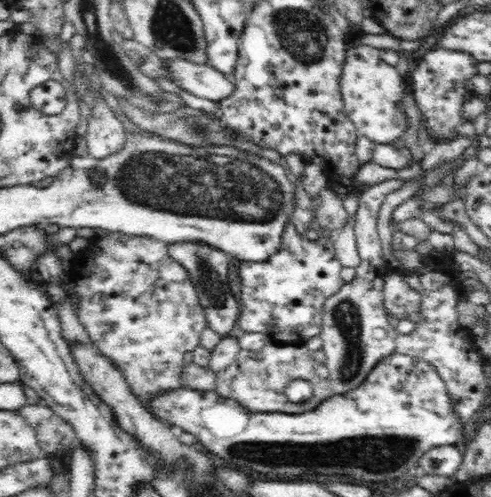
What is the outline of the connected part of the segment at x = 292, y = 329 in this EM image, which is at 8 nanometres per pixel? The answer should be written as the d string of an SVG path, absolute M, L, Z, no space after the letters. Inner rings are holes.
M292 220L285 224L283 242L280 248L263 262L242 262L240 264L240 314L237 320L237 331L239 333L262 333L272 337L278 344L305 344L309 339L321 334L322 308L324 302L336 294L345 282L341 273L343 267L336 259L334 251L334 237L319 238L310 241L303 234L296 231Z

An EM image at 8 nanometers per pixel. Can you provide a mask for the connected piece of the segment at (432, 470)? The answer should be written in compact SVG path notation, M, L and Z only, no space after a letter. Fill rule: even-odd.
M444 445L431 448L420 457L420 466L427 475L437 475L451 478L458 472L463 456L460 449L454 445Z

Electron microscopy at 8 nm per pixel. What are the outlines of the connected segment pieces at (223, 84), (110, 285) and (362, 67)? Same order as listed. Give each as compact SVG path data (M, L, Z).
M164 60L169 64L169 77L186 92L220 102L234 92L233 80L210 64L194 64L187 60Z
M107 233L104 237L91 240L90 245L81 253L81 261L86 265L84 270L90 273L88 277L75 277L75 290L78 297L77 315L80 325L84 327L84 331L88 333L88 337L92 340L93 345L111 361L117 369L125 377L125 381L131 388L132 394L139 402L146 407L146 402L156 396L162 394L166 390L178 390L183 388L182 384L182 366L184 366L184 354L192 352L196 346L200 346L200 335L207 327L207 320L204 309L200 304L196 287L190 279L188 272L176 260L170 257L167 249L167 244L153 240L146 236L128 236L120 233Z
M365 44L346 50L346 60L343 60L340 76L340 92L346 114L355 124L357 134L367 136L373 144L390 144L398 138L403 139L406 132L406 116L401 108L405 85L396 67L382 61L381 51Z

